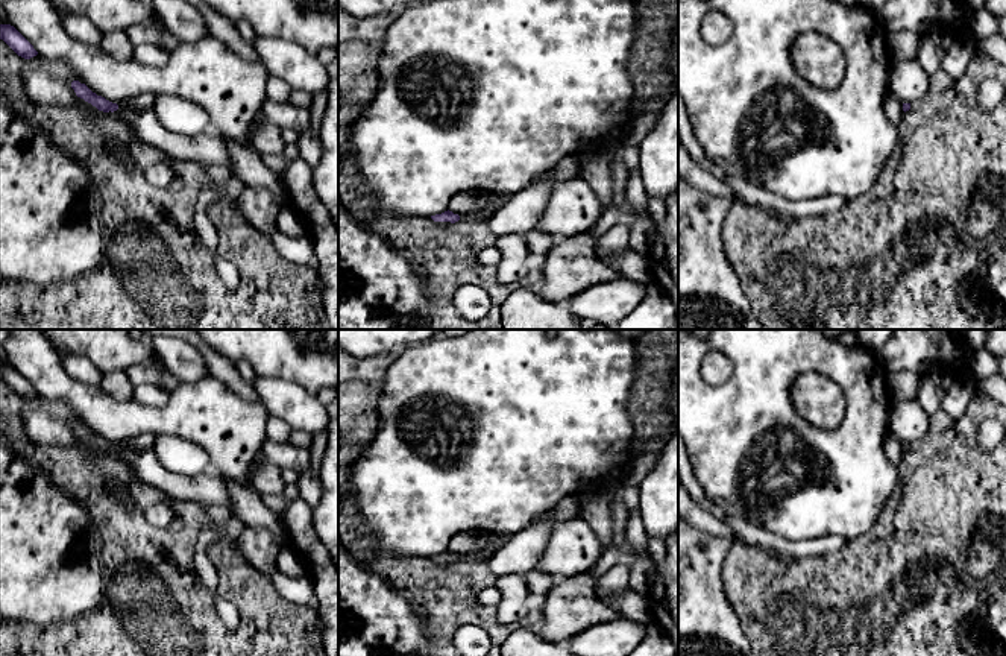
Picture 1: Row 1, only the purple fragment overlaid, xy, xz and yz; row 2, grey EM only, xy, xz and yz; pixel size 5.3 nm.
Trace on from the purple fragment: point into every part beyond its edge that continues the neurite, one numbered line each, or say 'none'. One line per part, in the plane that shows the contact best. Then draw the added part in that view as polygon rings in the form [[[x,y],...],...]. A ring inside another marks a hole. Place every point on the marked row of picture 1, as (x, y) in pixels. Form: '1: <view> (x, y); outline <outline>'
none

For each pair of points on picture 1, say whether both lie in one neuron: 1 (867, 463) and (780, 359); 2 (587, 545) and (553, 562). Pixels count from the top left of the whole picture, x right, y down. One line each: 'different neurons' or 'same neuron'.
1: same neuron
2: same neuron

